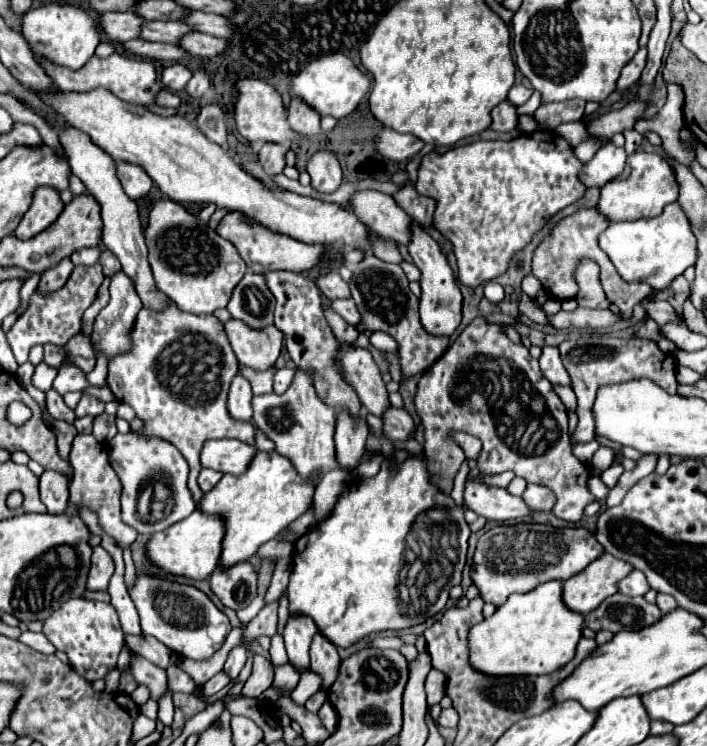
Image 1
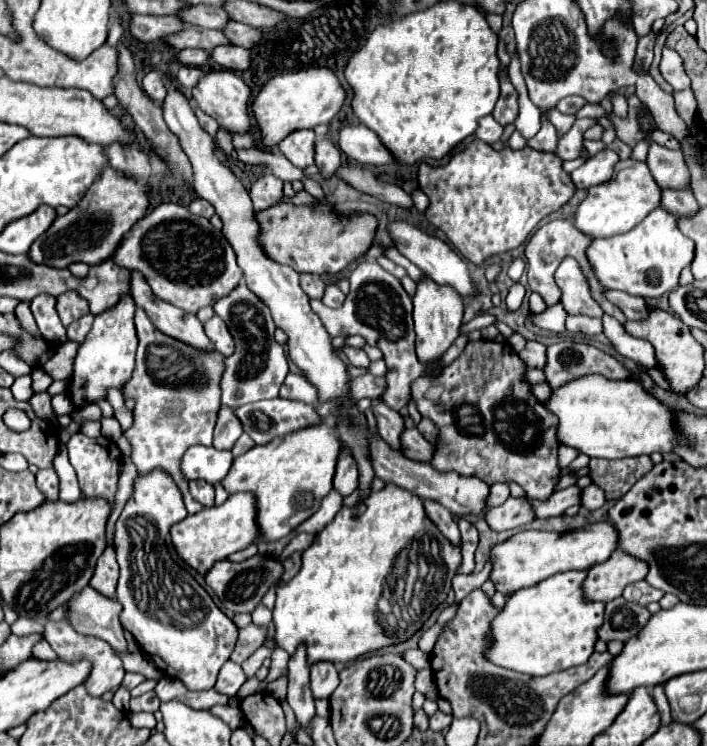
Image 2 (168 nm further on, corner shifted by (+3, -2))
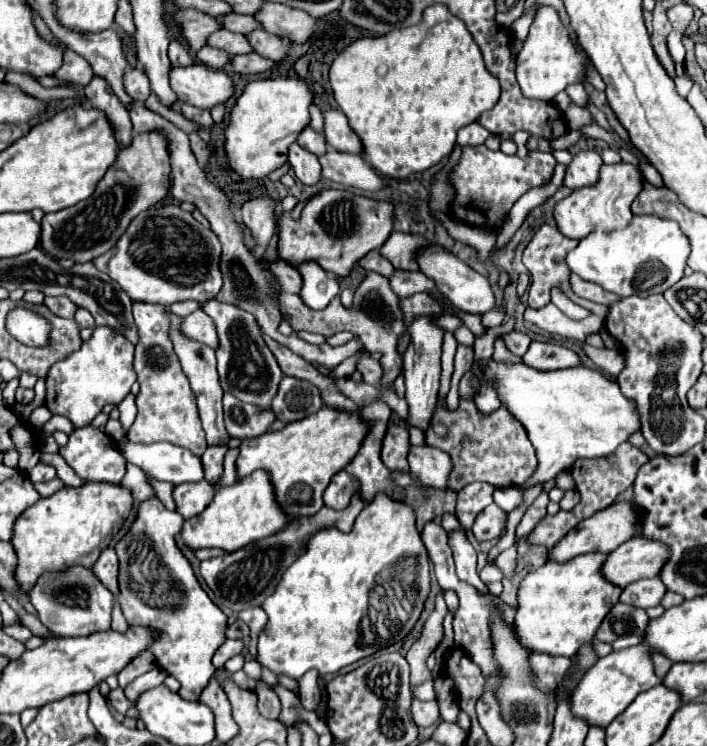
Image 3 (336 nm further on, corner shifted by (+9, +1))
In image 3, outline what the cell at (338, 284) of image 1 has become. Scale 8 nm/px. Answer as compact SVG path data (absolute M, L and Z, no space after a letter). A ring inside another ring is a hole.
M285 260L267 262L267 268L275 276L275 280L279 282L279 290L281 292L297 294L301 290L301 276L299 276L299 272L293 266L289 266Z

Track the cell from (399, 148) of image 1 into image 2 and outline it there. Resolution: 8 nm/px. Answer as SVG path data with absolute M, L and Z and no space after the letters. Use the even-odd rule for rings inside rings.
M361 123L347 125L341 129L339 147L347 157L365 165L395 163L395 159L391 159L391 153L383 147L383 143L379 143L379 137L375 135L375 131L363 127Z

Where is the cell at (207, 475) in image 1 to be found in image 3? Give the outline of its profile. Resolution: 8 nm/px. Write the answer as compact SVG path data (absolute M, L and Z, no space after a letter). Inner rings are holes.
M207 480L185 482L185 484L175 486L173 500L175 500L177 512L183 518L193 518L209 506L209 502L213 500L213 494L215 494L215 490L213 490L213 486L209 486Z

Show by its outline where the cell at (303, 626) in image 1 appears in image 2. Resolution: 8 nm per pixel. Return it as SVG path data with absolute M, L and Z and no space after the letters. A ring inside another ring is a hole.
M299 643L295 655L289 657L289 691L287 703L295 711L301 729L307 729L311 717L315 717L315 703L309 689L309 663L307 663L307 647Z

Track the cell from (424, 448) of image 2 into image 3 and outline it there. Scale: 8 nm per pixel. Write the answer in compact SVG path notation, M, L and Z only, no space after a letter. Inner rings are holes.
M411 446L409 466L411 474L423 486L429 486L433 490L447 490L449 472L453 470L447 452L437 450L433 446Z

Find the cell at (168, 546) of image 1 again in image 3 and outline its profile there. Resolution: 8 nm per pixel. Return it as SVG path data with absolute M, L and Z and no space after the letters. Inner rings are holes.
M255 470L253 474L239 478L233 486L219 488L215 492L213 502L205 508L205 512L185 520L181 538L191 550L221 548L225 552L233 552L243 548L245 544L257 542L279 532L289 520L291 516L285 514L283 508L277 504L269 474L265 470Z

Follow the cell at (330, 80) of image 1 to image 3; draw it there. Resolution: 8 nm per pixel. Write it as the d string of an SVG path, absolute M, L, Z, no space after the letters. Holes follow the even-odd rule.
M277 76L249 82L235 100L225 128L225 164L245 180L263 180L285 166L289 144L309 124L311 102L313 92L299 78Z

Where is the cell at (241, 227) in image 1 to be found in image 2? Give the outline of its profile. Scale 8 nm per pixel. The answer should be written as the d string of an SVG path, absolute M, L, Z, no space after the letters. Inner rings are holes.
M279 203L275 207L255 211L255 219L259 223L259 243L269 259L289 265L297 273L315 275L335 275L343 271L351 261L361 257L371 247L377 227L377 219L369 213L339 217L325 205L295 207L291 203Z

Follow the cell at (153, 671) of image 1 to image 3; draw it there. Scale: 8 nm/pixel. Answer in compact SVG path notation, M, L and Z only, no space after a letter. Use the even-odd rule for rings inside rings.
M65 568L65 572L45 572L37 588L29 592L29 602L37 610L39 620L55 636L89 636L111 628L113 594L93 576L91 568Z

